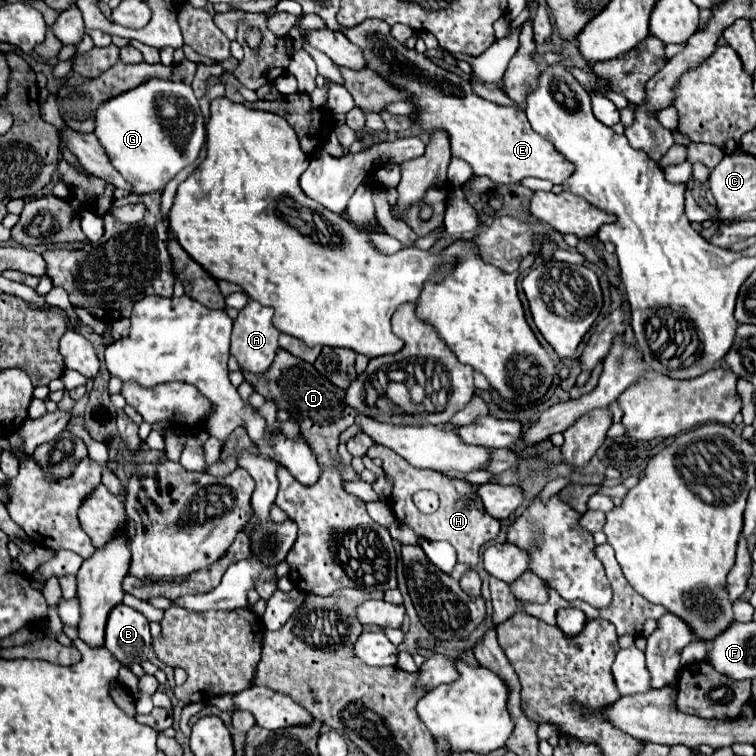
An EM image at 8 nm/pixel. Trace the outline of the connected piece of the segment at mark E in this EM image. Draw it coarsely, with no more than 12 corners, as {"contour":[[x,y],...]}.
{"contour":[[383,20],[343,34],[409,90],[429,134],[497,184],[575,168],[523,110],[401,46]]}

